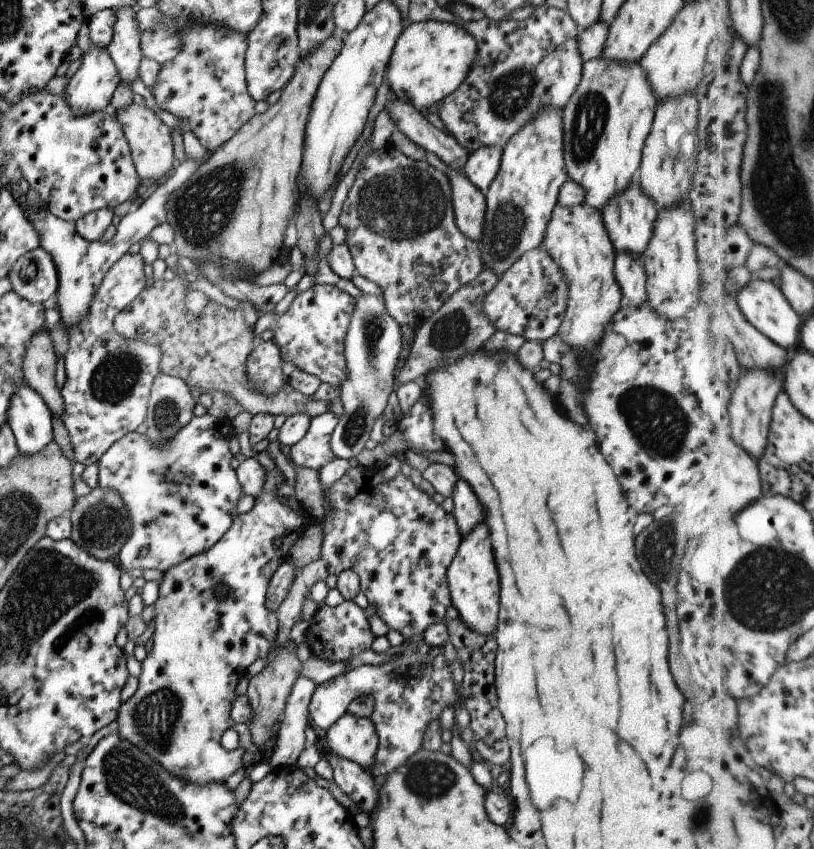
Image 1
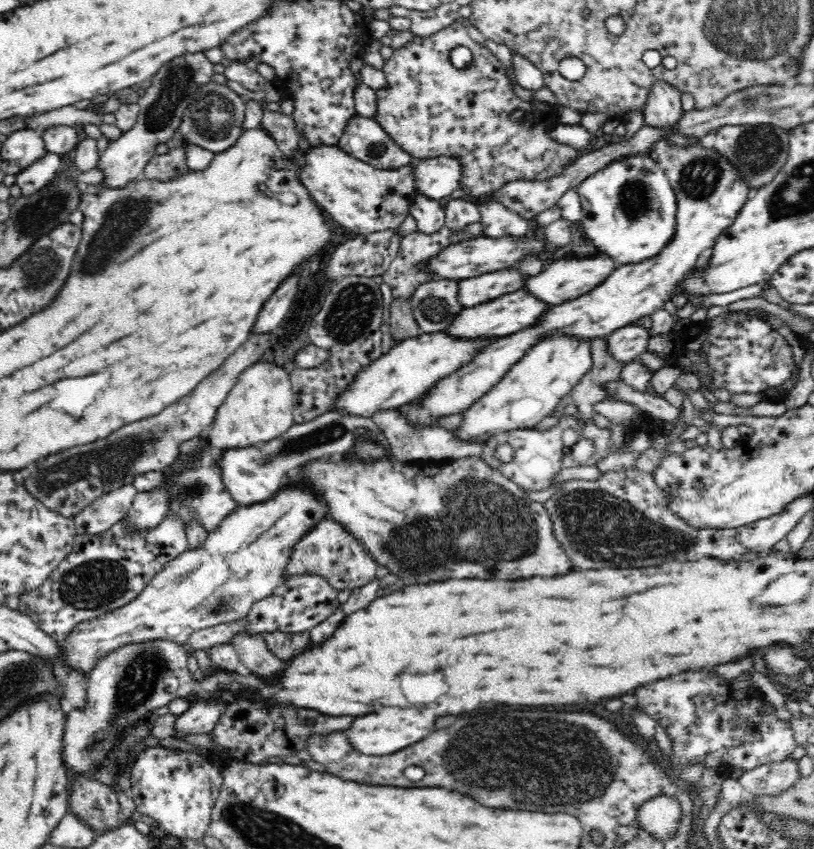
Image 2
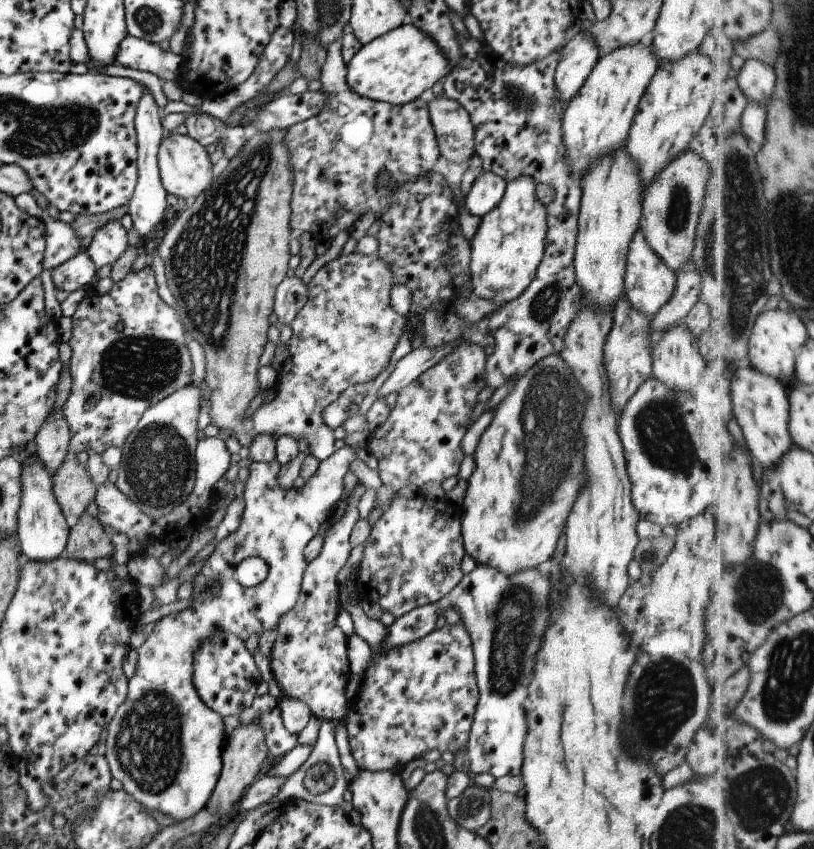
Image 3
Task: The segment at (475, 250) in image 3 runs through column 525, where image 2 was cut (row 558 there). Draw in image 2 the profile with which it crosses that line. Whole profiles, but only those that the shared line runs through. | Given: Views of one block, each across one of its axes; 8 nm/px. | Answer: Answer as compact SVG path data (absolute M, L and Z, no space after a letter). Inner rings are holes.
M301 486L282 487L272 500L240 506L236 512L226 516L214 532L208 533L200 548L185 549L180 556L166 563L129 604L76 624L62 640L57 641L59 662L65 668L69 668L72 672L77 670L87 678L98 664L98 660L106 658L110 652L116 652L118 648L124 648L128 644L170 640L176 644L188 645L188 640L194 632L245 617L252 604L266 599L283 582L282 574L290 556L290 547L293 547L293 544L296 544L313 524L324 518L327 518L326 507L317 500L309 488Z

